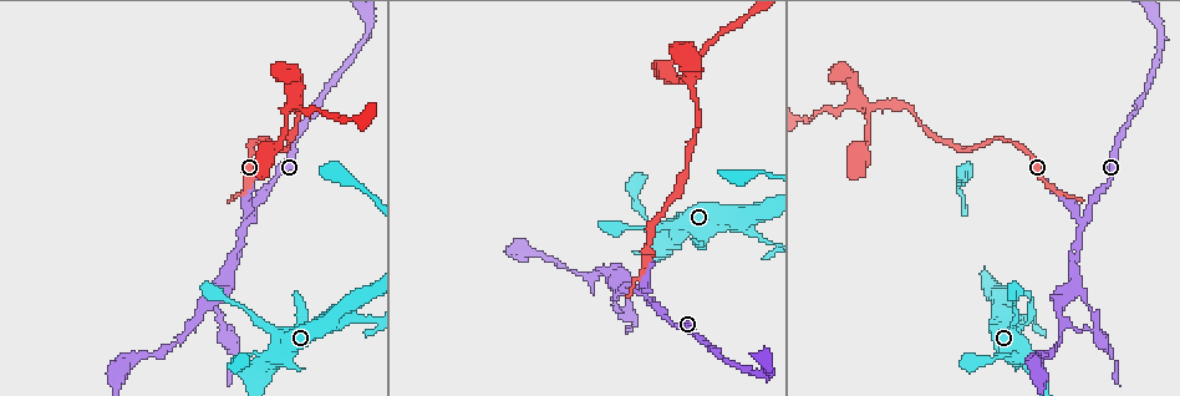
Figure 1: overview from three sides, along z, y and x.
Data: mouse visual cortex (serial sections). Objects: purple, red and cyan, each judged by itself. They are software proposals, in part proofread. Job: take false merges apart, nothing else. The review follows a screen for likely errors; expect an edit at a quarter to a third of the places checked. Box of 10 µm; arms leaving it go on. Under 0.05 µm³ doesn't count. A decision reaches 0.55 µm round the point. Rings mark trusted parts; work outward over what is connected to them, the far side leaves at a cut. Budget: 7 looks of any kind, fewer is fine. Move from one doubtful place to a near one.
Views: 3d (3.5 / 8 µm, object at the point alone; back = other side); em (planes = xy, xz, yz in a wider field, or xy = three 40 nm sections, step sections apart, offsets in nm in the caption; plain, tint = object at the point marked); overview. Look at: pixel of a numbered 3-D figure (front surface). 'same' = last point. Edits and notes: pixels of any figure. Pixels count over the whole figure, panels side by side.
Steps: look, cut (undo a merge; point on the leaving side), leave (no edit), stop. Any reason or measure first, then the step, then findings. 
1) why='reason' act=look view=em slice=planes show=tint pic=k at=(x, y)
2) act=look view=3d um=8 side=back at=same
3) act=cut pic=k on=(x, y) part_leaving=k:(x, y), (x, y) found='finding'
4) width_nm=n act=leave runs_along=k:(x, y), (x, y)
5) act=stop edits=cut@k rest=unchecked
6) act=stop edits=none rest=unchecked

why='arms part here' act=look view=3d um=3.5 pic=1 at=(1076, 287)

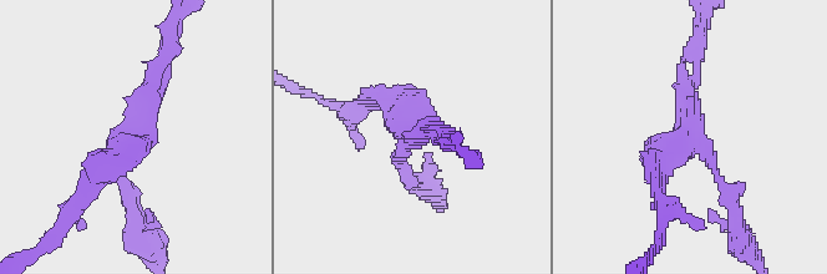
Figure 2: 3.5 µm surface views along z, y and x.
arms=3 arm_widths_nm=150,150,300 why='now the EM' act=look view=em slice=xy step=2 show=tint pic=2 at=(131, 133)

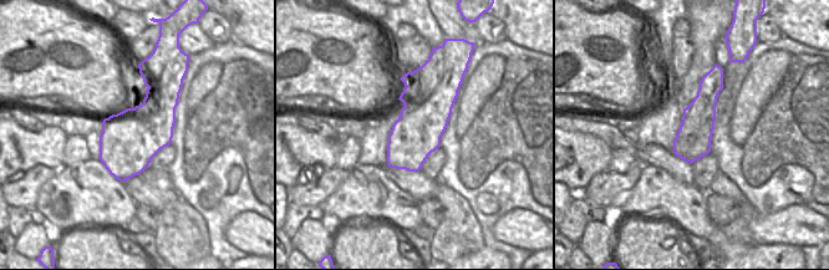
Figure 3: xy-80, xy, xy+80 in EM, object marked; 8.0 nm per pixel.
act=cut pic=2 on=(128, 188) found='a second cell is stuck on'

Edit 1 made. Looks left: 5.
act=look view=overview

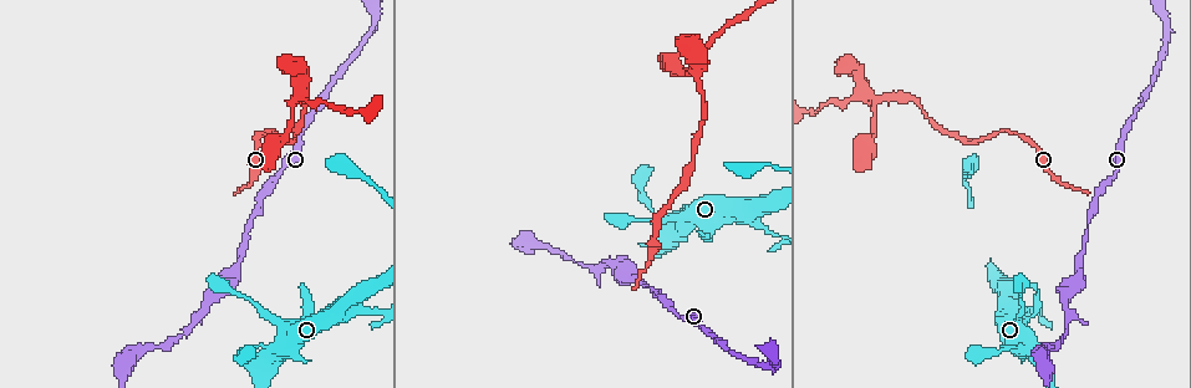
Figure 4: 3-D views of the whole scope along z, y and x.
why='sharp bend' act=look view=3d um=8 pic=4 at=(758, 228)

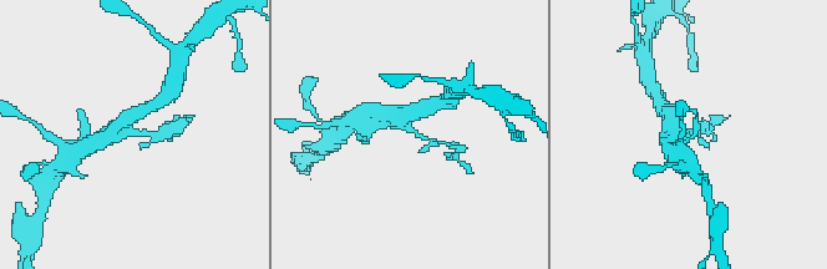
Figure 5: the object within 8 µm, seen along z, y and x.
arm_widths_nm=150,450 act=look view=em slice=xy step=1 show=tint at=same

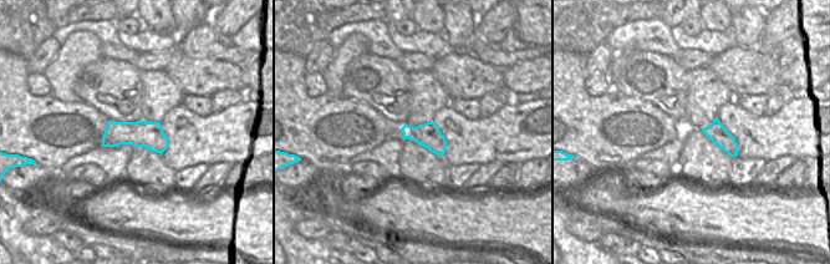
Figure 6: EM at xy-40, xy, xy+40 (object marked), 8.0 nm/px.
act=cut pic=5 on=(161, 133) found='two cells meet here'

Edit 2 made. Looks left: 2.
act=stop edits=cut@2,cut@5 rest=unchecked

